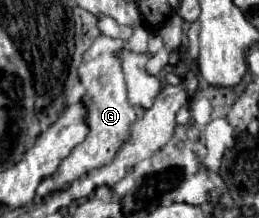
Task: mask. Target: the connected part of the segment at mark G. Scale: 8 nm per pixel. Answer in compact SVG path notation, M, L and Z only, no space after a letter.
M144 25L134 27L134 33L130 39L114 39L114 37L106 37L100 35L94 39L92 47L84 53L82 65L78 69L80 81L86 89L82 101L88 105L88 117L86 123L90 125L90 133L88 137L70 153L70 157L66 157L62 161L62 165L58 167L58 171L50 177L46 177L40 187L38 193L44 197L52 191L60 191L66 189L72 181L76 181L78 177L86 175L88 171L100 169L104 165L110 165L114 161L114 155L118 153L118 149L128 141L130 137L130 127L134 121L138 121L146 109L138 109L132 107L128 103L126 97L126 83L124 83L124 75L122 75L122 59L120 59L120 51L132 51L132 53L146 53L146 45L148 45L148 29Z

